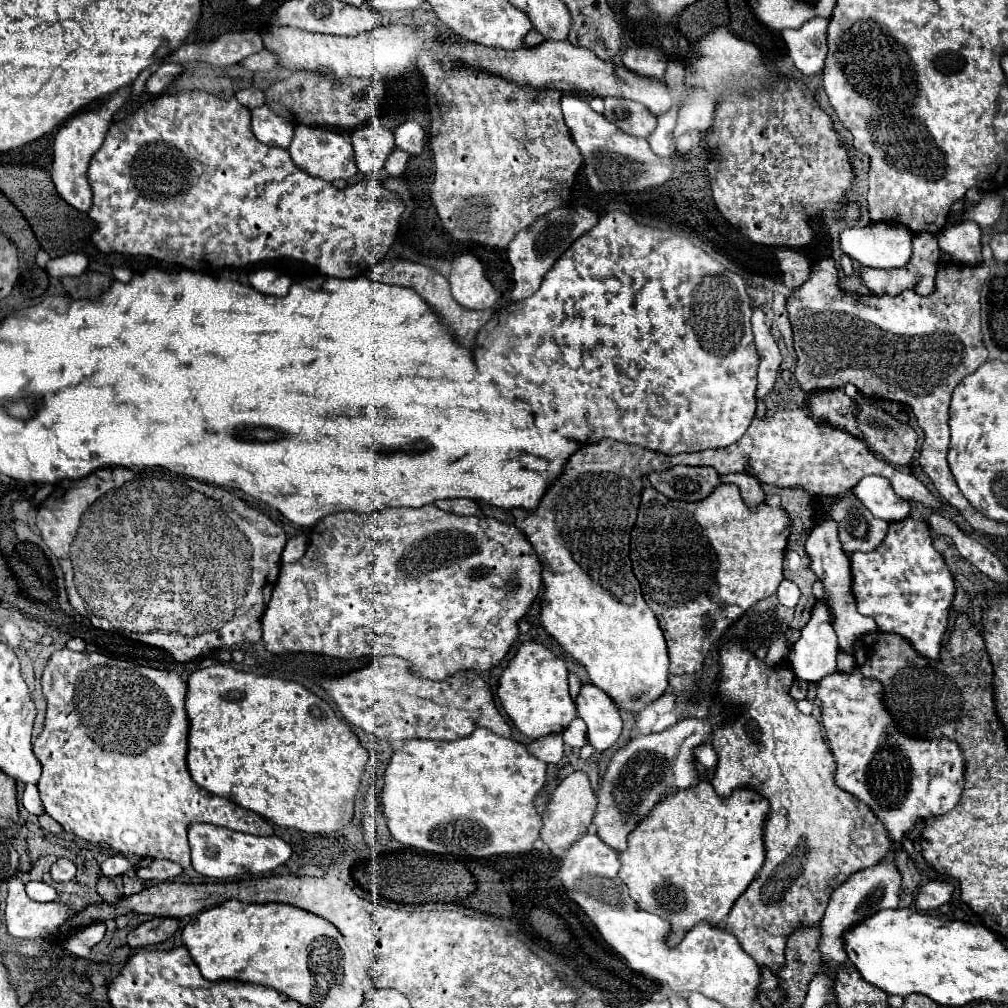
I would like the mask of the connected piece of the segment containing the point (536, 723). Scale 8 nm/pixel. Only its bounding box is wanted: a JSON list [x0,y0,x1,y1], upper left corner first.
[497,641,577,739]

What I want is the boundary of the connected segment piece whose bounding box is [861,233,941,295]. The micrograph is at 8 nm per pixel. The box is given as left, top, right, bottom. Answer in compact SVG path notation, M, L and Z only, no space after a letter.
M915 233L913 235L913 255L907 265L897 267L897 269L875 269L875 267L861 267L861 279L869 287L871 293L889 293L889 295L899 295L901 291L913 289L921 295L929 295L933 291L933 281L935 281L935 271L939 263L939 243L933 233Z

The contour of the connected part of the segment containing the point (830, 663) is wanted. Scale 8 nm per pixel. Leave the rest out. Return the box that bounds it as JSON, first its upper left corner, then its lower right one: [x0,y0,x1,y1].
[789,601,839,683]

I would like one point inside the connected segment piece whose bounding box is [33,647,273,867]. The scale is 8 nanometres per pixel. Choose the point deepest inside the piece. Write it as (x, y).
(113, 750)

